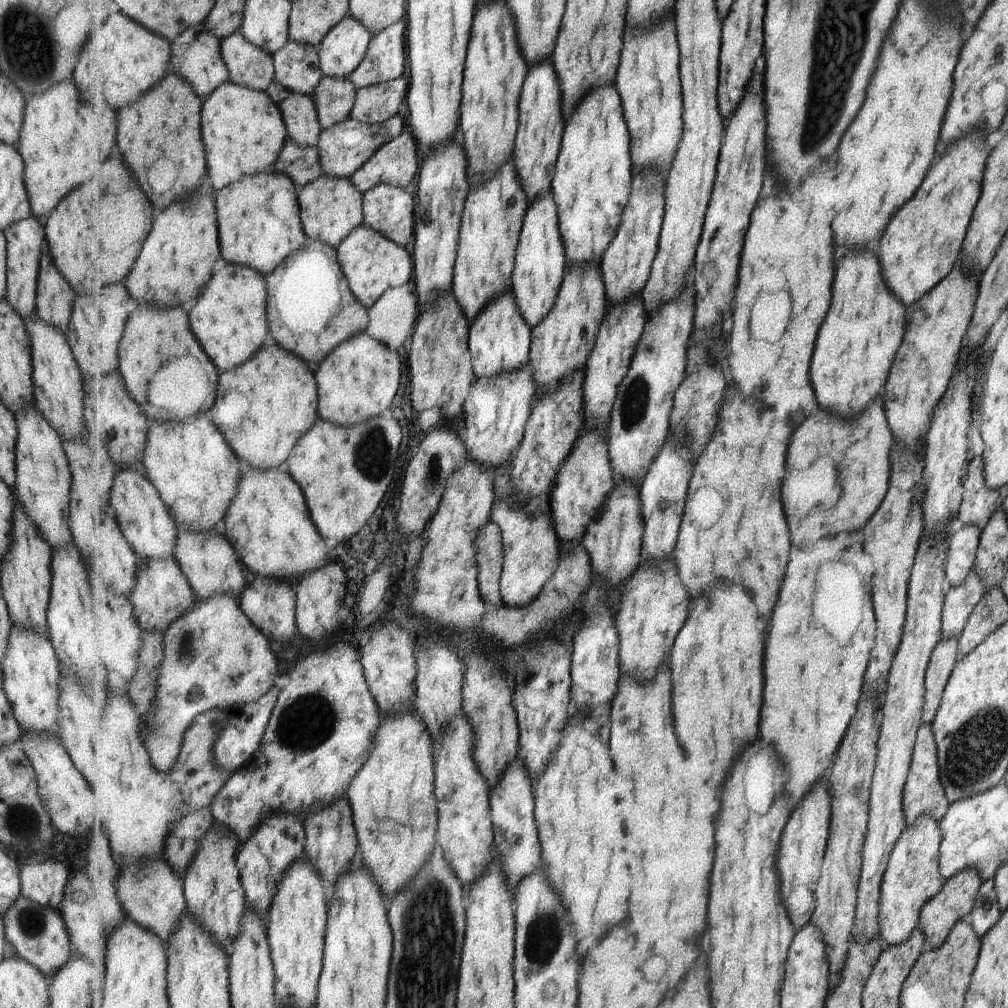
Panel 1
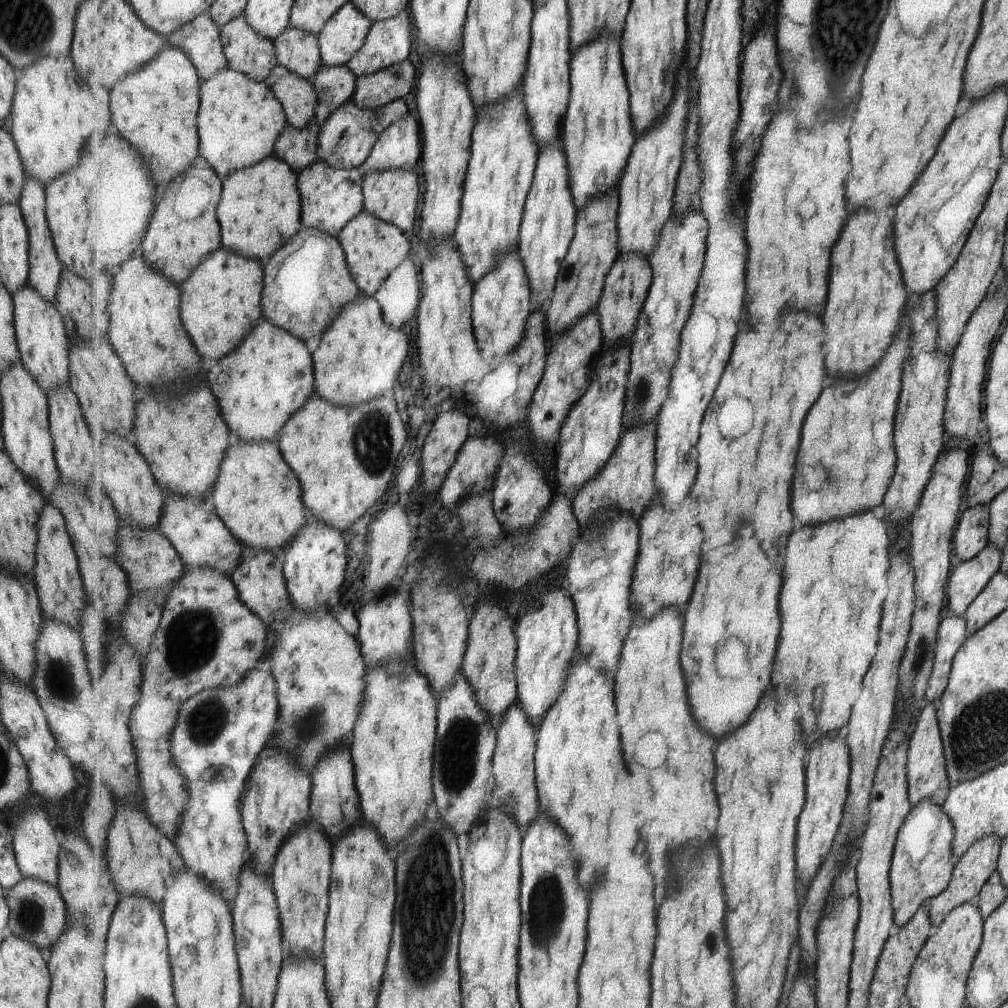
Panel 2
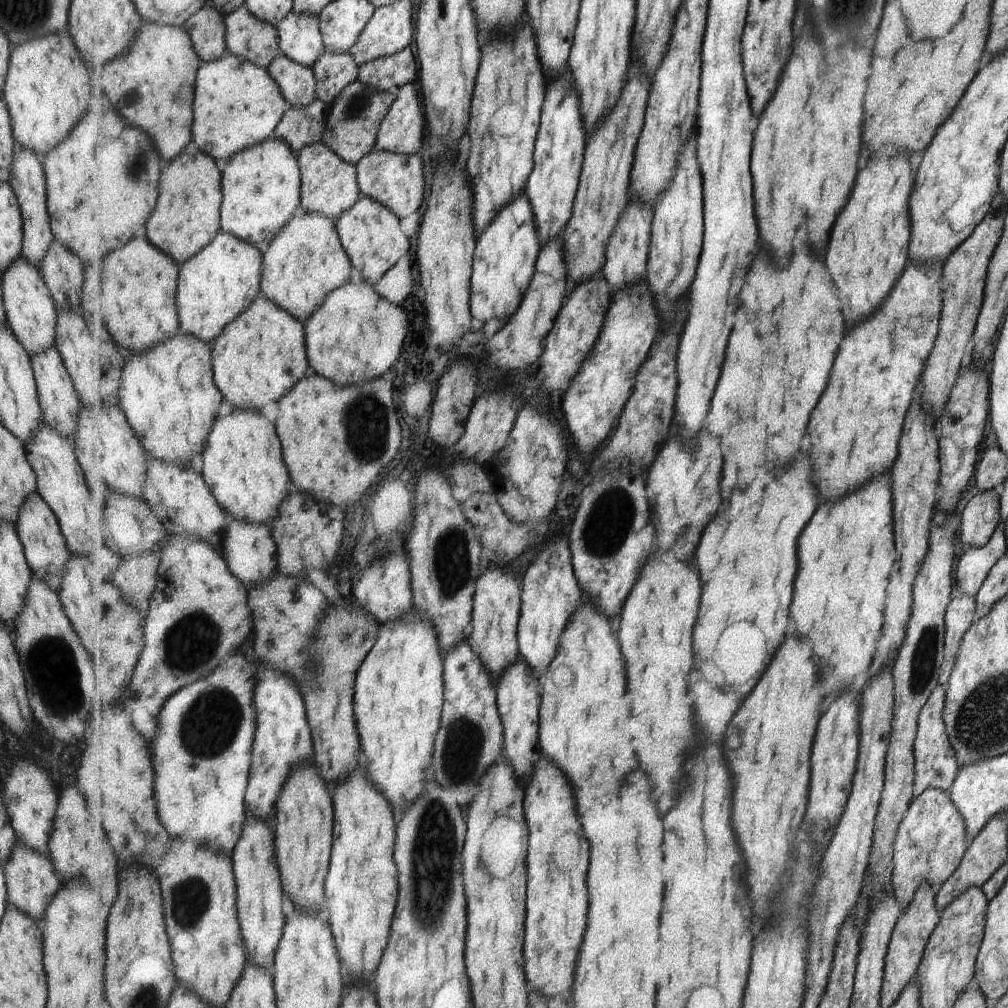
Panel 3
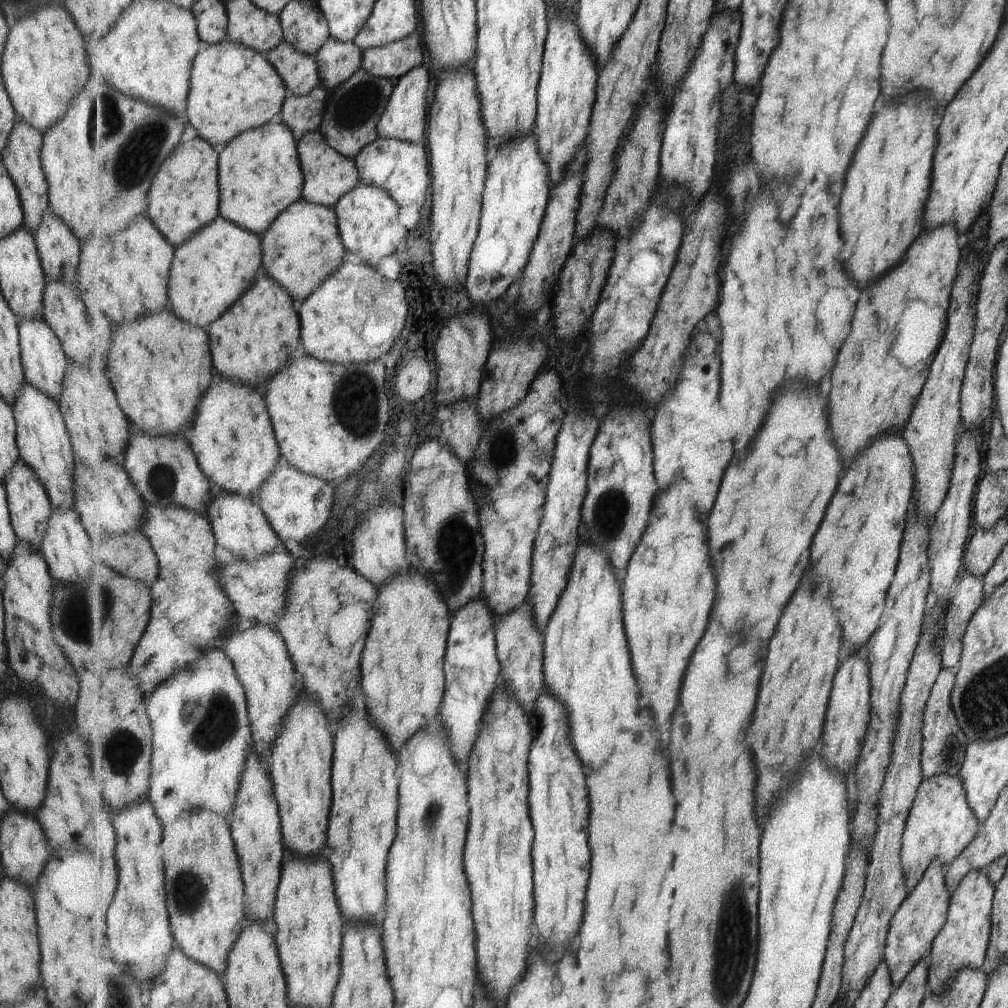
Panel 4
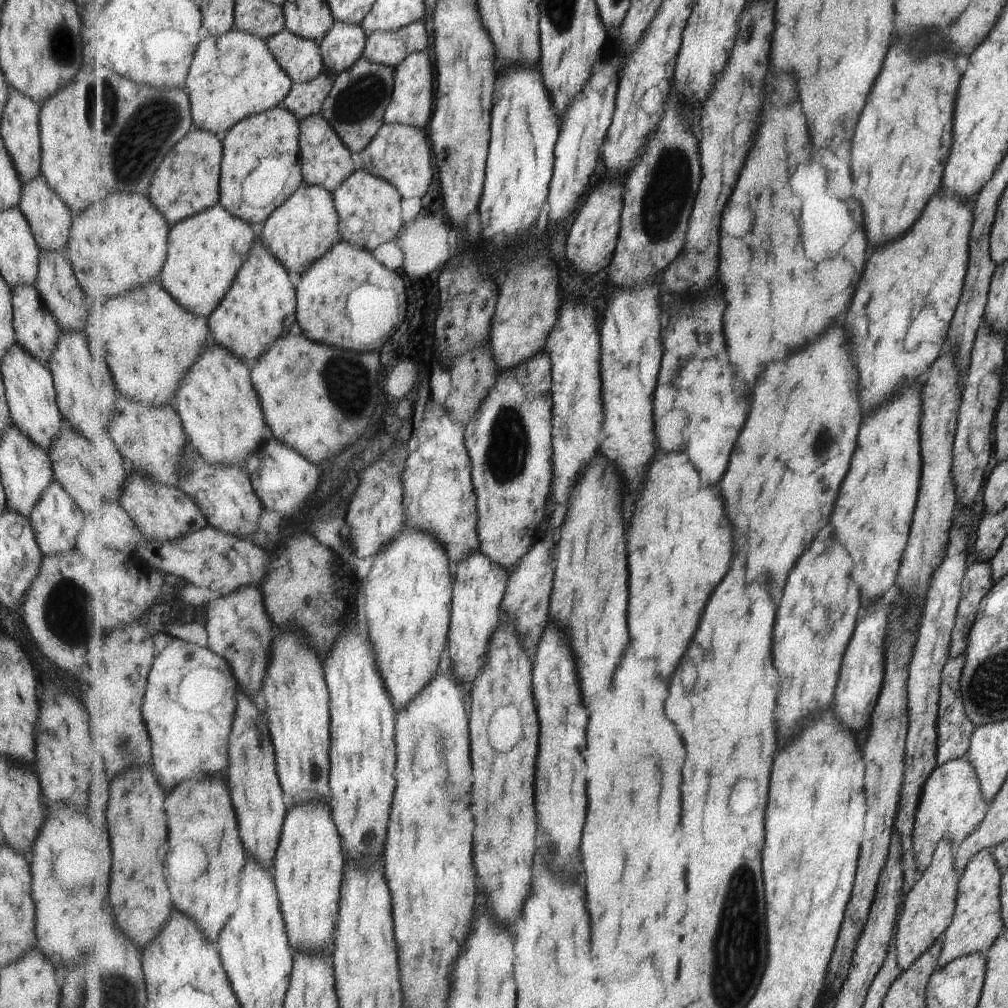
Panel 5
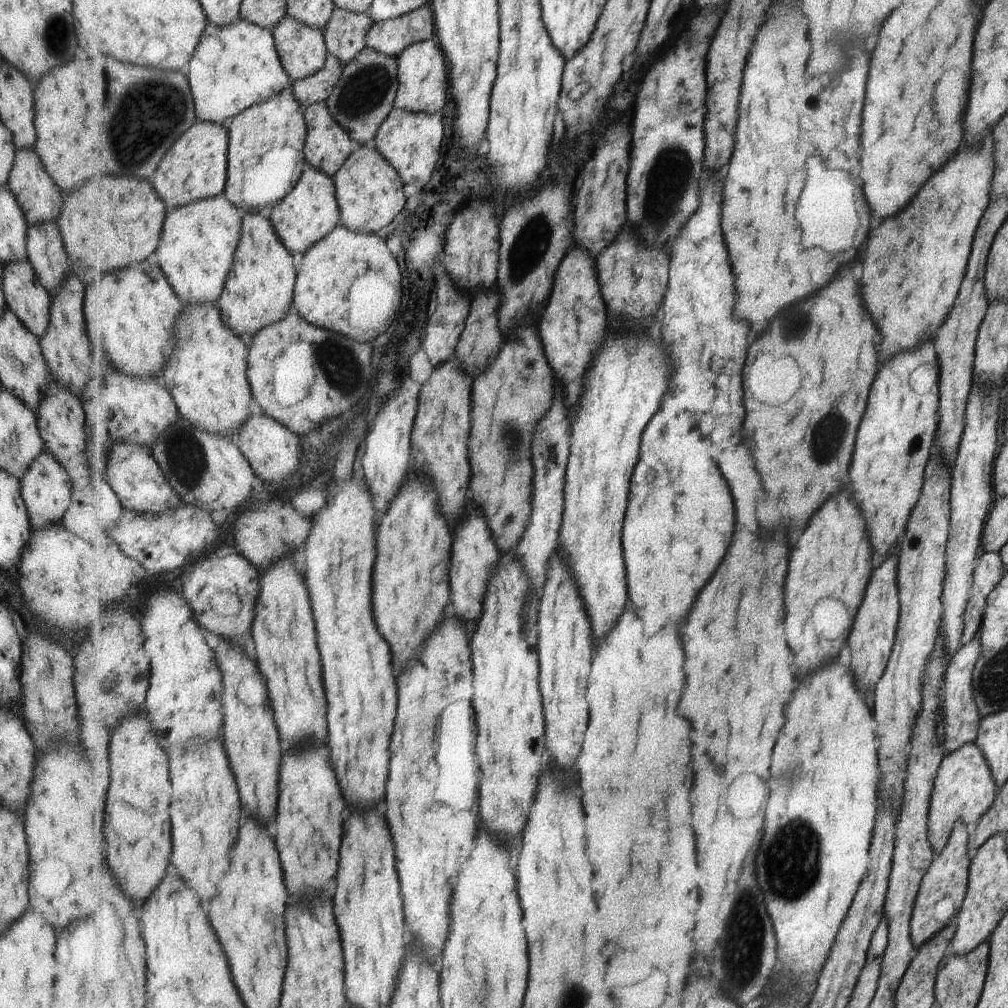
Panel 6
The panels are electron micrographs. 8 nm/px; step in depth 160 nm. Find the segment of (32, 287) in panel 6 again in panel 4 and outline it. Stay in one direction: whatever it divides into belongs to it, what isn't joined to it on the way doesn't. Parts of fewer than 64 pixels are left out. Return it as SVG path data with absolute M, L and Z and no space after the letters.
M37 316L35 320L18 322L18 345L25 382L48 396L52 401L57 402L62 389L63 375L69 363L62 351L59 339L47 326L47 323Z

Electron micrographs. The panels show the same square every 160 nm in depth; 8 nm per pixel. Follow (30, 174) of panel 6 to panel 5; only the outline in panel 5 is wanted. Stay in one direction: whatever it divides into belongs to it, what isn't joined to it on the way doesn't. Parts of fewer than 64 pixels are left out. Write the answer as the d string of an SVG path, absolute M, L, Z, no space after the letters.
M42 176L21 183L20 199L17 207L25 217L39 250L65 253L67 232L69 232L69 226L71 226L71 216L69 216L69 210L65 208L65 204L51 192Z

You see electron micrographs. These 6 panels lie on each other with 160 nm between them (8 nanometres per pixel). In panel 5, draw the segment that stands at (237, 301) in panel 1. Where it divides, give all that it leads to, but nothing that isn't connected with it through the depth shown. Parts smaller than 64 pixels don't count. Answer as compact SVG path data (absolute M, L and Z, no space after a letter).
M223 206L197 214L195 218L181 222L181 230L179 226L171 228L171 248L161 283L182 307L207 319L230 292L258 238L258 228L233 216Z

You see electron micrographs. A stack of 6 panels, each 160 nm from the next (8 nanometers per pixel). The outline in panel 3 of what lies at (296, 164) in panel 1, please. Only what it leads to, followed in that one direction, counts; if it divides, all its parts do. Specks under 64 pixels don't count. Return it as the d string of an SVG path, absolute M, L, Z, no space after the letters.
M319 98L306 109L291 106L283 115L273 137L284 140L296 154L309 145L324 141L328 109L329 106Z

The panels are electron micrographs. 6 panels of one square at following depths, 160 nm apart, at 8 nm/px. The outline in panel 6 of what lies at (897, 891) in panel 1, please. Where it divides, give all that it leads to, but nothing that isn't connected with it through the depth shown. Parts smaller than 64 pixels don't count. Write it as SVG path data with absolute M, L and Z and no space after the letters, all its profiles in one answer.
M967 743L953 752L944 754L932 782L926 812L926 840L932 852L936 855L945 848L947 837L955 821L961 821L965 826L972 827L991 806L995 793L995 783L992 781L991 773L979 747Z

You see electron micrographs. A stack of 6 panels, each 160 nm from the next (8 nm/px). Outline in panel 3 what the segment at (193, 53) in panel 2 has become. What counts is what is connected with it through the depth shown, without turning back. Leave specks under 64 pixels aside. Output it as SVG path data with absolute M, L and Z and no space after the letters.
M214 6L199 9L183 27L190 34L202 62L215 62L225 56L228 49L226 18Z

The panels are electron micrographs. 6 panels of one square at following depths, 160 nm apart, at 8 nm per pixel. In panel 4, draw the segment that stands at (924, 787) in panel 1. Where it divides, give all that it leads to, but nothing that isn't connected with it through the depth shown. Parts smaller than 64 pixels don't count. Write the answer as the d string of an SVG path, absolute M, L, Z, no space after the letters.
M940 670L922 712L921 777L923 779L935 775L955 777L963 762L964 750L968 742L959 730L950 707L950 692L954 683L954 674L954 670Z

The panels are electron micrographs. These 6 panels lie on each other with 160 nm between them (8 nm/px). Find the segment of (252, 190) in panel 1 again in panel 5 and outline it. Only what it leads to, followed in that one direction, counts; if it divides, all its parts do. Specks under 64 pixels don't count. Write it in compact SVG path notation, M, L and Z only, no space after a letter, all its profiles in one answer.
M283 105L254 117L249 117L249 120L245 119L245 122L241 121L238 125L235 125L235 130L230 130L225 142L223 142L225 156L223 156L220 176L221 190L223 190L221 204L227 210L231 210L235 216L241 216L241 220L258 229L265 224L265 221L273 214L274 210L269 210L269 206L263 206L263 208L251 206L243 196L243 188L245 188L243 182L245 182L245 178L253 176L263 166L263 162L267 162L267 166L269 164L271 166L273 164L287 166L289 164L289 176L287 176L279 196L271 202L271 204L275 204L275 210L277 210L304 184L300 134L300 120Z

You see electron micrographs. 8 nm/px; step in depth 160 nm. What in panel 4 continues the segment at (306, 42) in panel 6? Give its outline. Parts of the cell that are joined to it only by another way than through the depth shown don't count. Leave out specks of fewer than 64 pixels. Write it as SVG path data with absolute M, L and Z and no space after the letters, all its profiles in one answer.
M285 40L277 49L265 55L286 83L291 95L307 96L322 82L316 57L299 52Z

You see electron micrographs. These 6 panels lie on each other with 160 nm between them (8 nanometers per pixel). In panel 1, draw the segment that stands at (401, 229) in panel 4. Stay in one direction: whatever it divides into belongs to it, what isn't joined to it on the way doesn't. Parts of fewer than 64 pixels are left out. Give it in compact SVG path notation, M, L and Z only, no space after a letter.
M367 224L355 228L336 250L339 252L339 263L349 280L351 290L367 309L375 306L375 302L378 302L387 290L400 288L412 280L414 258L409 256L409 252L401 244L393 242L391 238Z

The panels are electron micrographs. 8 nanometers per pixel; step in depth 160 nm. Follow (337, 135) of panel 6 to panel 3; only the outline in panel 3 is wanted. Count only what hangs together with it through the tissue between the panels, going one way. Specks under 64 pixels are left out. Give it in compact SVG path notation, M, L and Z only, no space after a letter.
M324 141L305 147L298 155L302 173L302 206L306 213L321 213L333 220L341 218L361 198L358 166L344 161Z

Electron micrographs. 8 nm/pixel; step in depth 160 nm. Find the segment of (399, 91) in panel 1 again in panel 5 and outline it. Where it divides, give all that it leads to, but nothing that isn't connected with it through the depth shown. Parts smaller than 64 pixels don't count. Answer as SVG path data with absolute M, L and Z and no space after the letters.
M421 20L396 31L373 33L363 56L372 63L397 68L410 54L427 52L427 48L427 28Z

